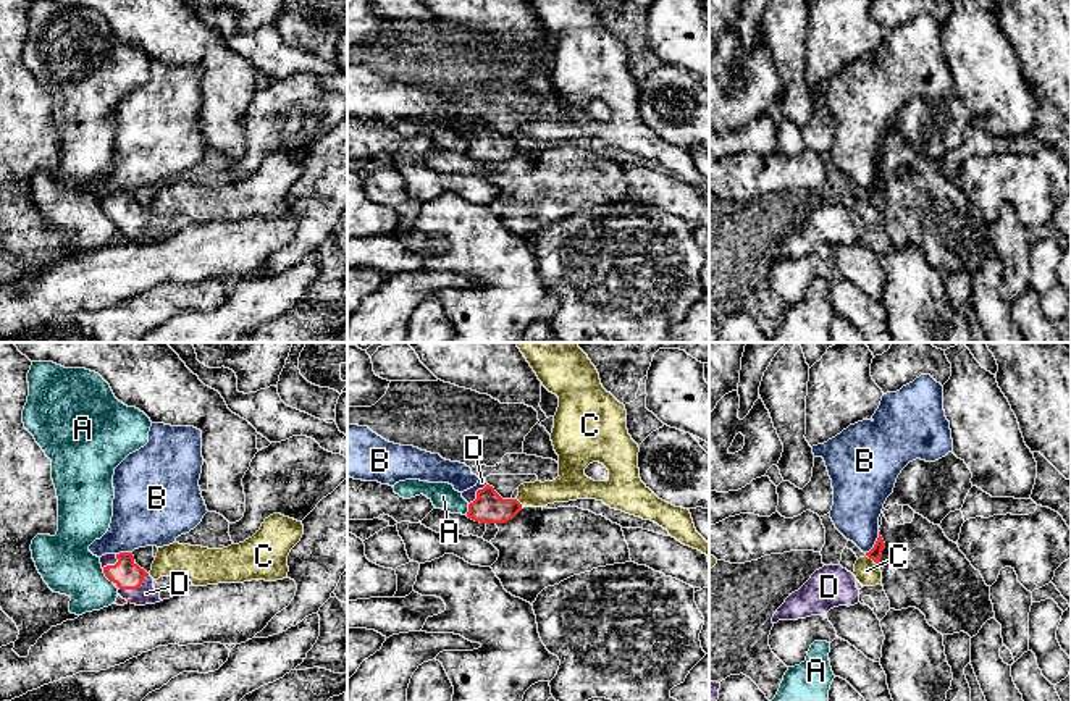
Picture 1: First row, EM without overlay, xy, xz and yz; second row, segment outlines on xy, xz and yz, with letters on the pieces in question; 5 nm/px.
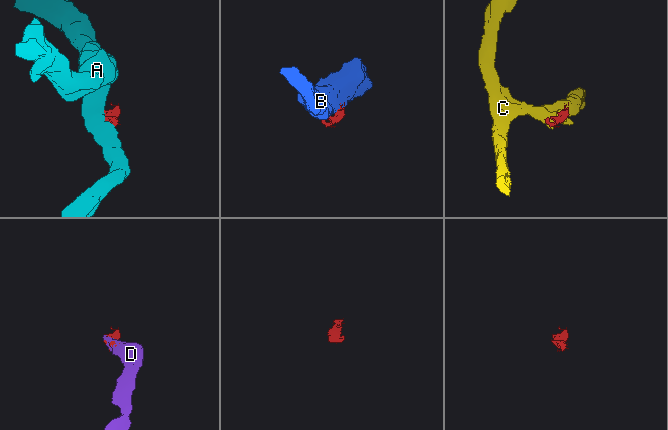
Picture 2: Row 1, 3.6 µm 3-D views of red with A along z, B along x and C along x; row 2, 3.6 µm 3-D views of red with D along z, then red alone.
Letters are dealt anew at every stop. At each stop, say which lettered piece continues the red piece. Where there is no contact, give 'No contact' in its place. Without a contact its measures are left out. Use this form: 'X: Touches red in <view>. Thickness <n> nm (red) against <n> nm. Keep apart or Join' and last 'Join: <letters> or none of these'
A: Touches red in xy. Thickness 140 nm (red) against 280 nm. Keep apart
B: Touches red in yz. Thickness 60 nm (red) against 260 nm. Keep apart
C: Touches red in yz. Thickness 60 nm (red) against 120 nm. Keep apart
D: Touches red in xy. Thickness 140 nm (red) against 100 nm. Join
Join: D

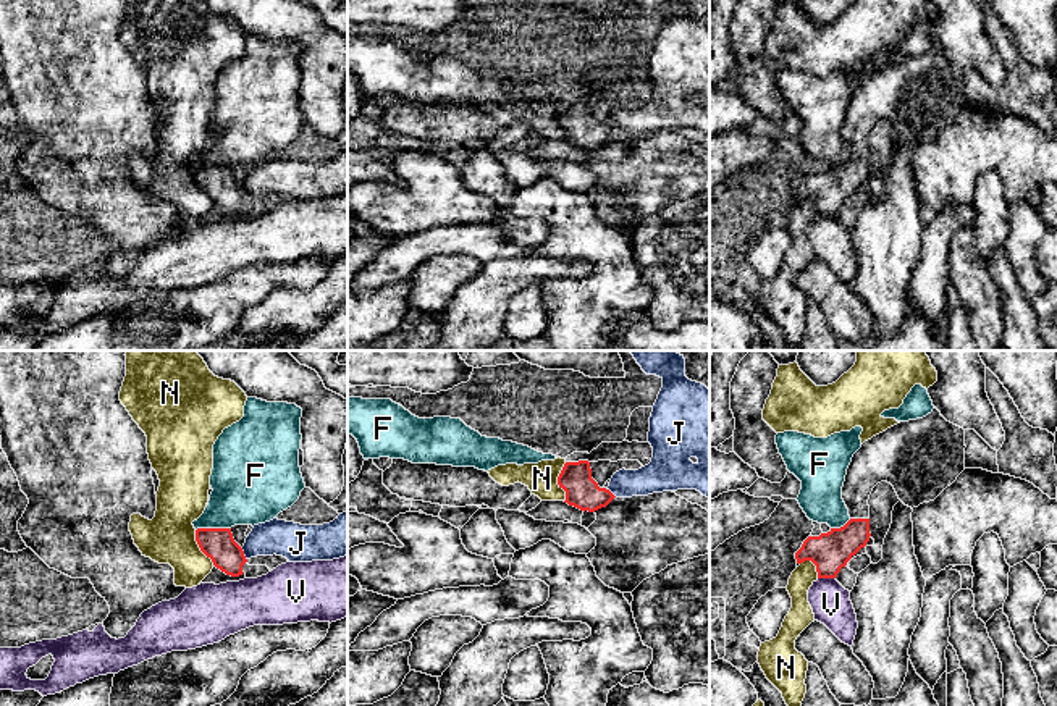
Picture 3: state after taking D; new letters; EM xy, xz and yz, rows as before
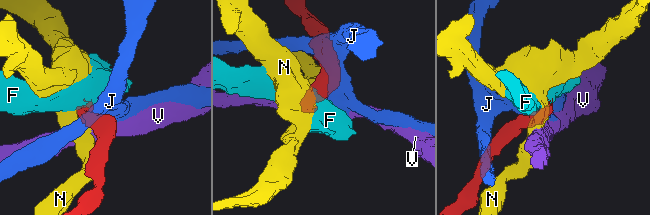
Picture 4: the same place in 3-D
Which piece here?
F: Touches red in xy. Thickness 160 nm (red) against 340 nm. Keep apart
J: Touches red in xy. Thickness 160 nm (red) against 180 nm. Keep apart
N: Touches red in xz. Thickness 170 nm (red) against 160 nm. Keep apart
V: Touches red in yz. Thickness 200 nm (red) against 200 nm. Keep apart
Join: none of these

